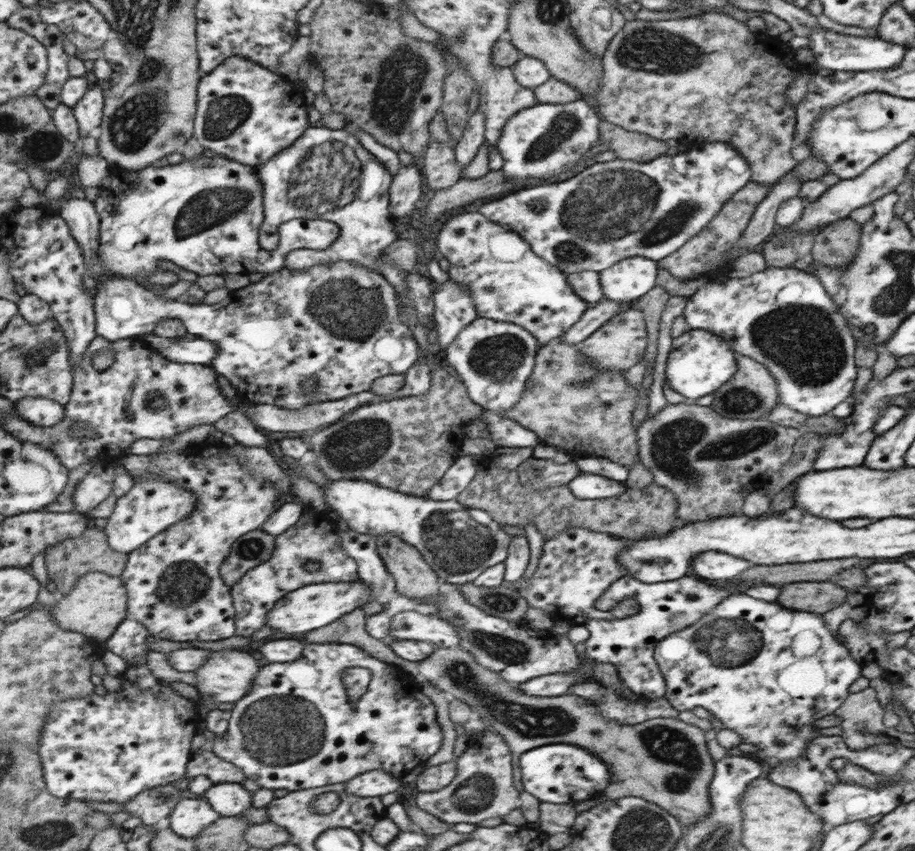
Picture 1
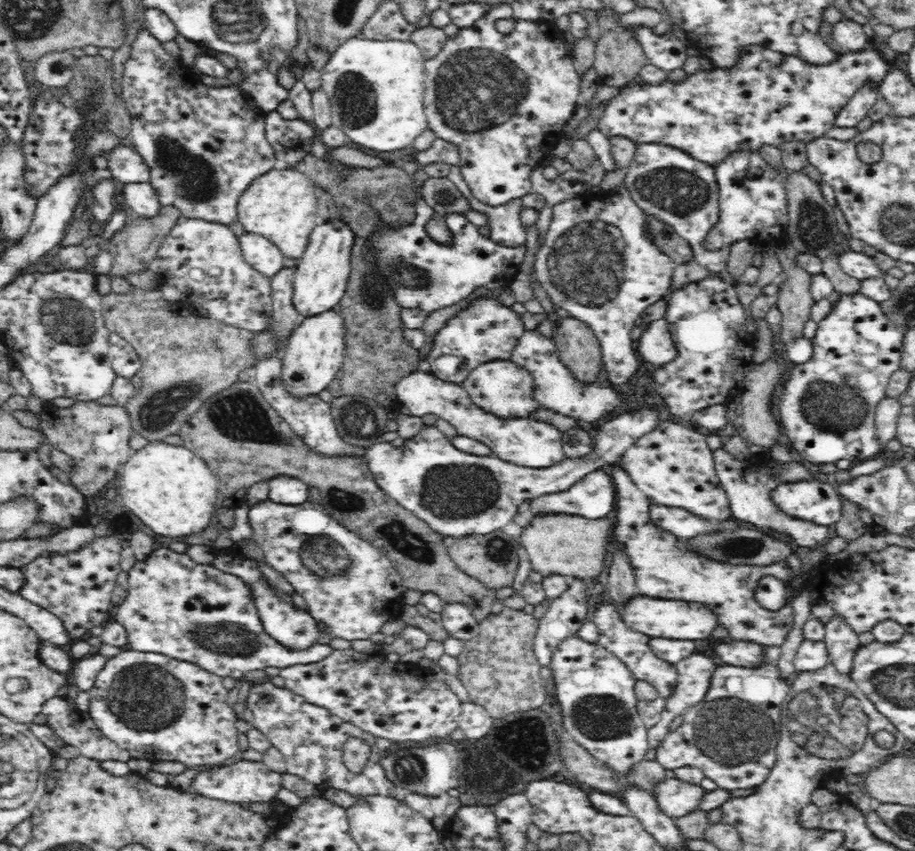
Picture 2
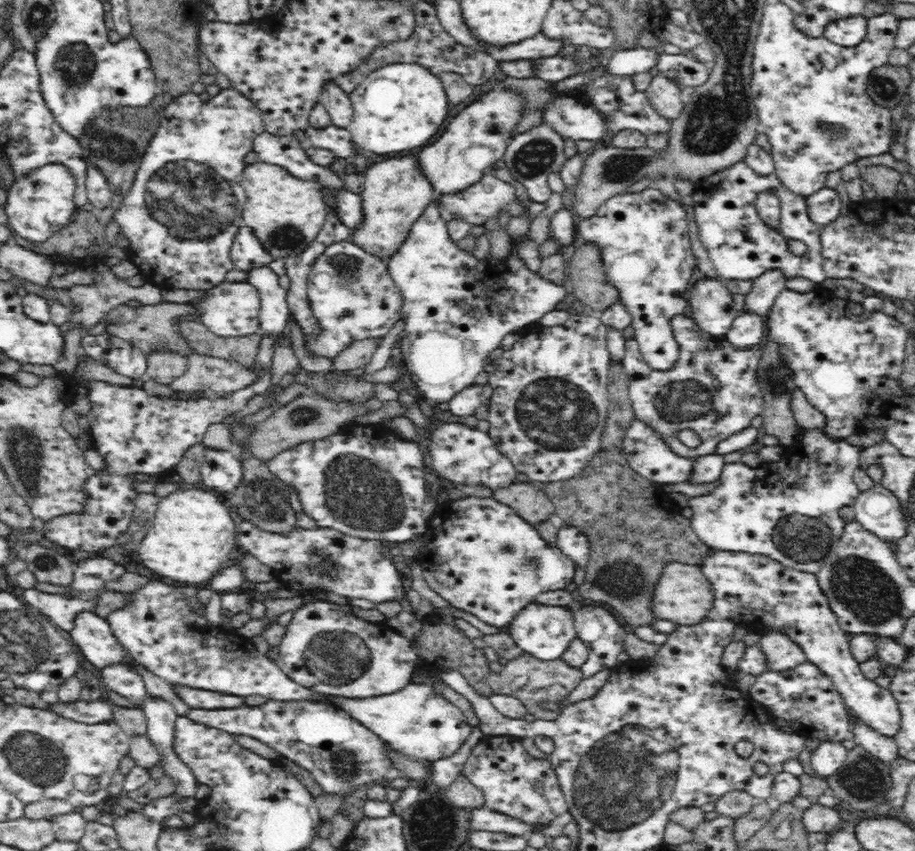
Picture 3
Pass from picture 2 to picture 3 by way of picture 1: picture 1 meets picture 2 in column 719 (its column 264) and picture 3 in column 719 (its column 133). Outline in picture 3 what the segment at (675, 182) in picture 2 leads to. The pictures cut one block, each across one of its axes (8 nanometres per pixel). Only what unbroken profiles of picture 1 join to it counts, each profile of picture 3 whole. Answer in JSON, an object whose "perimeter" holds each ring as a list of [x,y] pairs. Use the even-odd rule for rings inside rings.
{"perimeter":[[[744,160],[729,166],[697,182],[697,201],[695,202],[695,219],[698,225],[699,239],[706,248],[709,258],[716,268],[721,280],[754,280],[767,270],[778,269],[785,272],[787,278],[804,277],[820,285],[827,279],[821,253],[821,227],[810,220],[806,212],[805,198],[787,190],[775,173],[767,176],[756,174]],[[762,192],[772,192],[780,199],[781,221],[777,229],[768,227],[760,220],[756,212],[755,200]],[[788,240],[800,240],[808,246],[804,256],[795,256],[788,247]]]}

